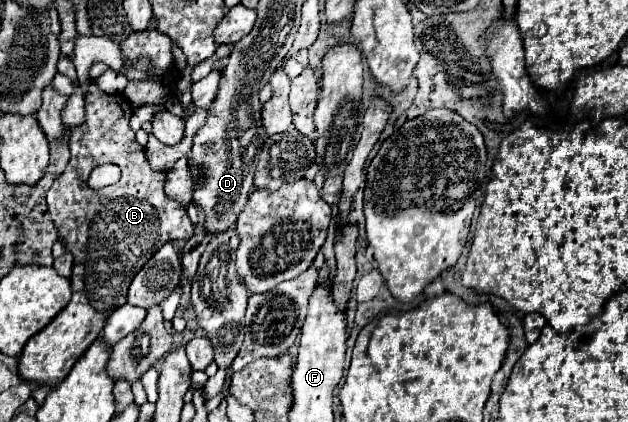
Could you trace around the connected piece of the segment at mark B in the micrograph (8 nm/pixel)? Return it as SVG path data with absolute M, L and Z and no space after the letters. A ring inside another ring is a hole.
M88 80L84 98L86 120L70 128L72 158L48 190L50 218L66 250L74 256L72 300L46 328L26 342L18 364L18 372L26 382L54 384L64 380L74 362L102 334L108 316L126 304L130 282L152 254L172 240L188 240L194 234L186 208L164 192L166 172L152 170L144 146L134 138L134 130L130 128L132 108L126 98L102 92L94 80ZM104 162L120 166L122 178L114 186L92 190L88 176Z

